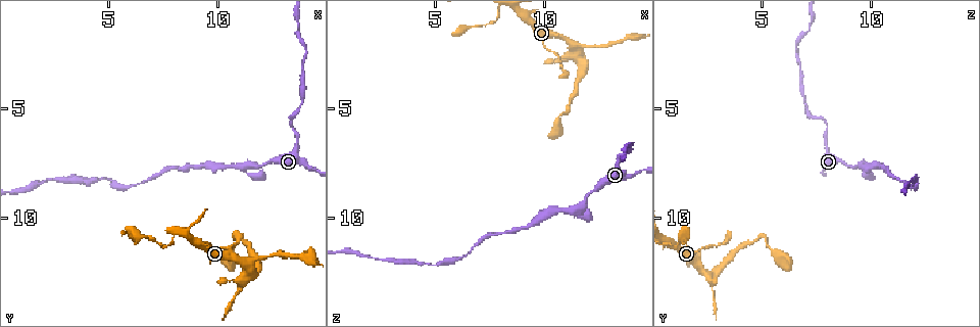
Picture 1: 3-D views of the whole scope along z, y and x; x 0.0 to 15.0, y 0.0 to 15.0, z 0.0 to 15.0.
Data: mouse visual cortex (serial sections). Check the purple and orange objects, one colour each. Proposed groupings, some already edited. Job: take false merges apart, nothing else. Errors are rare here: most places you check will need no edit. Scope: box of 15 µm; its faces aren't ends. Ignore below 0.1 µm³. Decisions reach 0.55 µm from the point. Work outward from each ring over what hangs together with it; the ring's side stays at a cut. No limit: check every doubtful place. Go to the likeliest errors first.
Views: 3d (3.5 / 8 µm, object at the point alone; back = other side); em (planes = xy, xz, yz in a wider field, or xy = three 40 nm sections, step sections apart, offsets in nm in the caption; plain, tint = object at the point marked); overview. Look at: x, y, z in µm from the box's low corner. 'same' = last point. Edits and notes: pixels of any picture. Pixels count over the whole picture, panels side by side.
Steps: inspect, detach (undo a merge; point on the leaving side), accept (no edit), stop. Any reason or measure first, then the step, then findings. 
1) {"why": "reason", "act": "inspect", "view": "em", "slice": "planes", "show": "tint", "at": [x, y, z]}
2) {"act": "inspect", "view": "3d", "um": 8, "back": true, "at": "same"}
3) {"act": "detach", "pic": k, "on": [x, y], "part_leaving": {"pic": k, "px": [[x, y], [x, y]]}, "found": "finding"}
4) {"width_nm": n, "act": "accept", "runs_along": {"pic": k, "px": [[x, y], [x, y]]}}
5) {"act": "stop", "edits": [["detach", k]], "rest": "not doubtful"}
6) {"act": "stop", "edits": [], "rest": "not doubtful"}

{"why": "thin neck", "act": "inspect", "view": "3d", "um": 3.5, "at": [13.4, 5.7, 7.9]}

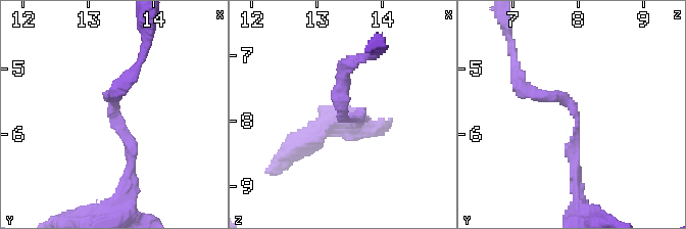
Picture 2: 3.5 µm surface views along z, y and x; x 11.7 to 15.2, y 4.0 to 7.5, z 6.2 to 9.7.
{"arm_widths_nm": [150, 200], "act": "inspect", "view": "em", "slice": "xy", "step": 3, "show": "tint", "at": [13.50, 5.75, 8.00]}

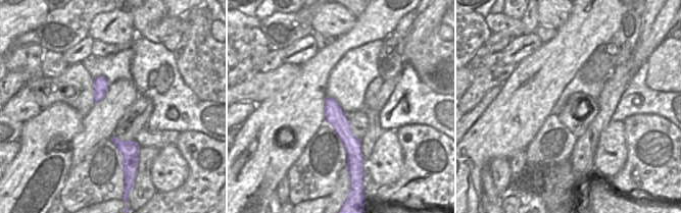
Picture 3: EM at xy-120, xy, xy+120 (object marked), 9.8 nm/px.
{"act": "accept", "runs_along": {"pic": 2, "px": [[577, 185], [574, 107], [527, 91]]}, "found": "one cell here"}

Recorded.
{"why": "thin neck", "act": "inspect", "view": "3d", "um": 3.5, "at": [12.1, 11.8, 2.2]}

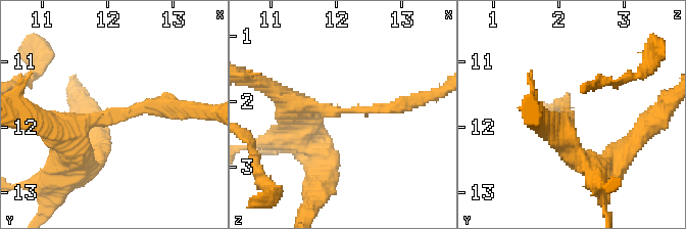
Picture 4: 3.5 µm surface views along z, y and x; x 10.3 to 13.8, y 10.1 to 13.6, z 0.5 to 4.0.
{"arm_widths_nm": [200, 350], "act": "inspect", "view": "em", "slice": "xy", "step": 2, "show": "tint", "at": [12.20, 11.75, 2.20]}

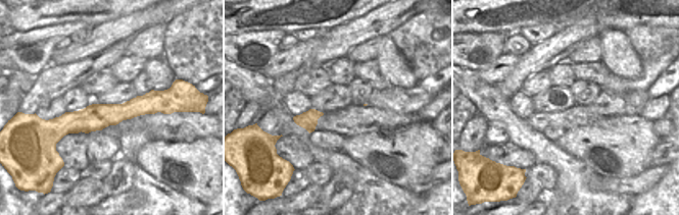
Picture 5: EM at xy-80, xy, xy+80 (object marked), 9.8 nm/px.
{"act": "accept", "runs_along": {"pic": 4, "px": [[58, 135], [106, 112], [184, 106]]}, "found": "one cell here"}

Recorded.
{"act": "inspect", "view": "3d", "um": 3.5, "at": [11.6, 12.7, 2.7]}

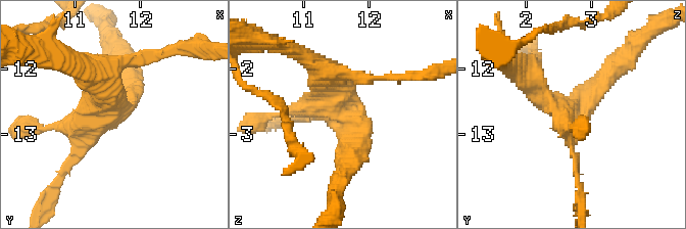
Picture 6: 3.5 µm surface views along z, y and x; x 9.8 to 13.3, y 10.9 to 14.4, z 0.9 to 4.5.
{"why": "now the EM", "act": "inspect", "view": "em", "slice": "xy", "step": 1, "show": "tint", "at": [11.60, 12.70, 2.70]}

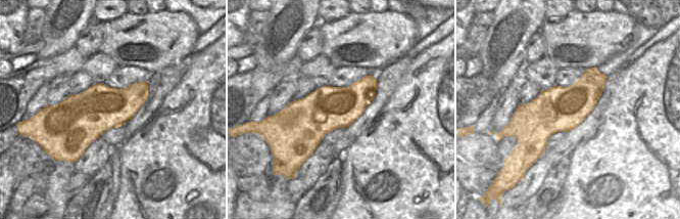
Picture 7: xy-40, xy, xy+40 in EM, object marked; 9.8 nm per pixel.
{"act": "accept", "runs_along": {"pic": 6, "px": [[320, 73], [351, 122], [348, 162]]}, "found": "one cell here"}

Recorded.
{"act": "stop", "edits": [], "rest": "not doubtful"}

